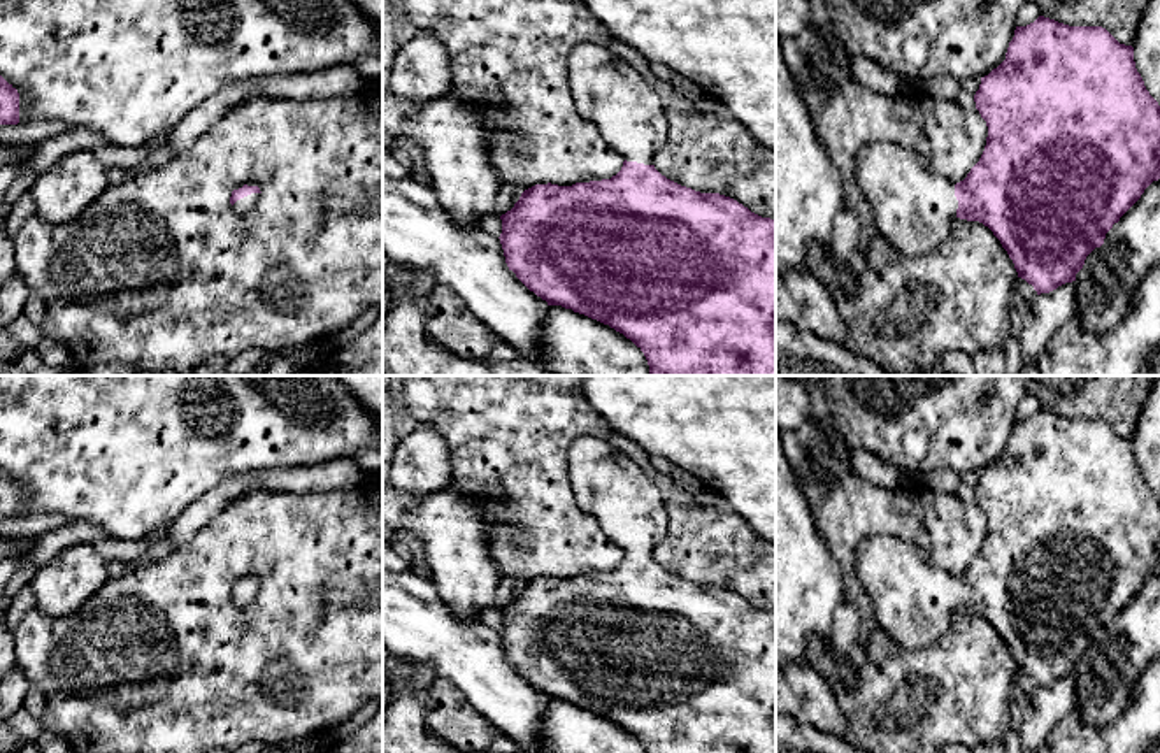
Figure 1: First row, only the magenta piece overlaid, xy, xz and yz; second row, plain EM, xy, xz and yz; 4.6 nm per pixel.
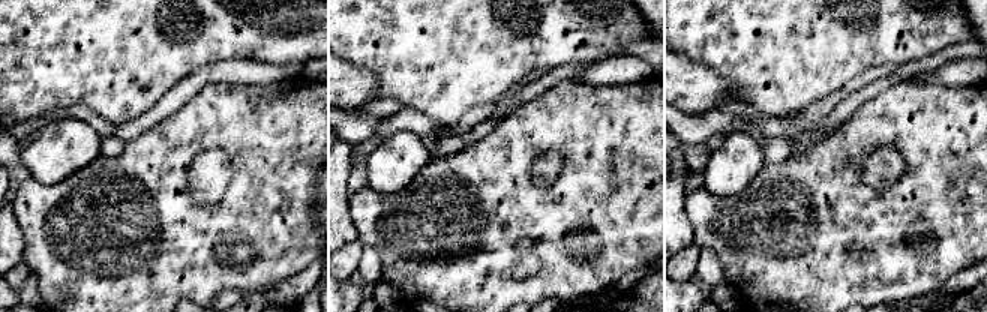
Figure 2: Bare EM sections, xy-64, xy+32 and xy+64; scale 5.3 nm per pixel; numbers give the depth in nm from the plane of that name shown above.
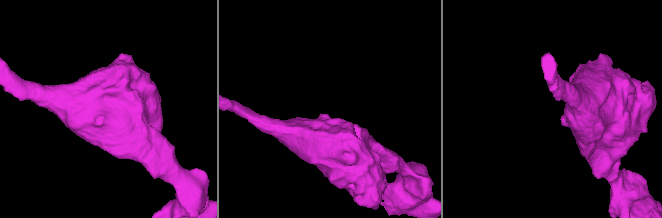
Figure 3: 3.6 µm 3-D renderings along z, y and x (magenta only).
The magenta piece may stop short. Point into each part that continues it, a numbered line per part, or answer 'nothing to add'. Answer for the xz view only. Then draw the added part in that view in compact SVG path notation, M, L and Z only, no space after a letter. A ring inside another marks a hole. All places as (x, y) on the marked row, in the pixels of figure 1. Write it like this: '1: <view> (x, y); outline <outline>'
1: xz (608, 92); outline M577 44L567 58L567 79L579 116L593 123L623 160L653 165L669 137L662 100L614 51Z

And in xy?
1: xy (246, 206); outline M251 193L232 205L237 216L249 216L256 211L261 193Z

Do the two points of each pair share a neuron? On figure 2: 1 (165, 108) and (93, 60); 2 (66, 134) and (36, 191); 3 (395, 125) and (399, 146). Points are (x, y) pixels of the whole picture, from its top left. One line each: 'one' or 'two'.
1: two
2: two
3: two

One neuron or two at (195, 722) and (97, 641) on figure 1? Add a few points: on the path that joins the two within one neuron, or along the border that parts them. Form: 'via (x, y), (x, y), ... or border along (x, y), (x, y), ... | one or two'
via (181, 688), (181, 674), (178, 671), (130, 671) | one

